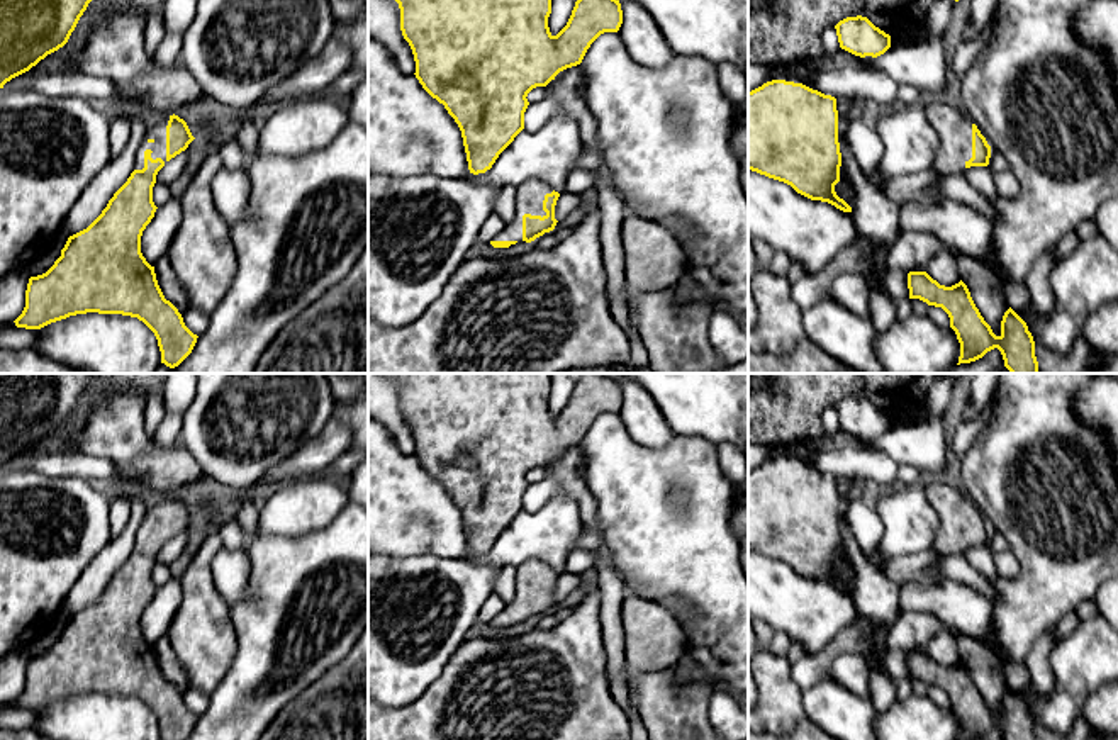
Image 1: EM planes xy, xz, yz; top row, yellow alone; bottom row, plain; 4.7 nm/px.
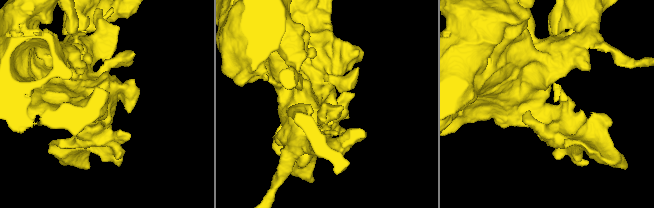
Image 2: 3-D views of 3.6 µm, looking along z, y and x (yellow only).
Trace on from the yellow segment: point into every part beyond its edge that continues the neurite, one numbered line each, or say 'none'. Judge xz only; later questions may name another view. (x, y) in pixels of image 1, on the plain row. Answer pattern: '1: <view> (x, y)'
1: xz (530, 576)

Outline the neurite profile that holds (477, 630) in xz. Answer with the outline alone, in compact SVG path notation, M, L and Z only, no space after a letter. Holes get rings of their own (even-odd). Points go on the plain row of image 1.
M475 621L470 630L467 631L465 640L470 638L489 638L489 640L502 640L502 638L514 638L526 633L529 623L519 621L511 625L509 628L494 628L490 623Z

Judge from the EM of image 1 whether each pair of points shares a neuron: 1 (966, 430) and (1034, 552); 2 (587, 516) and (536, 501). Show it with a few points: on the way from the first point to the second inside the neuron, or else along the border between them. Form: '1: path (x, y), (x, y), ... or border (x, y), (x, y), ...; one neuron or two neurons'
1: border (995, 408), (988, 425), (961, 460); two neurons
2: path (584, 499), (570, 486), (552, 486); one neuron

